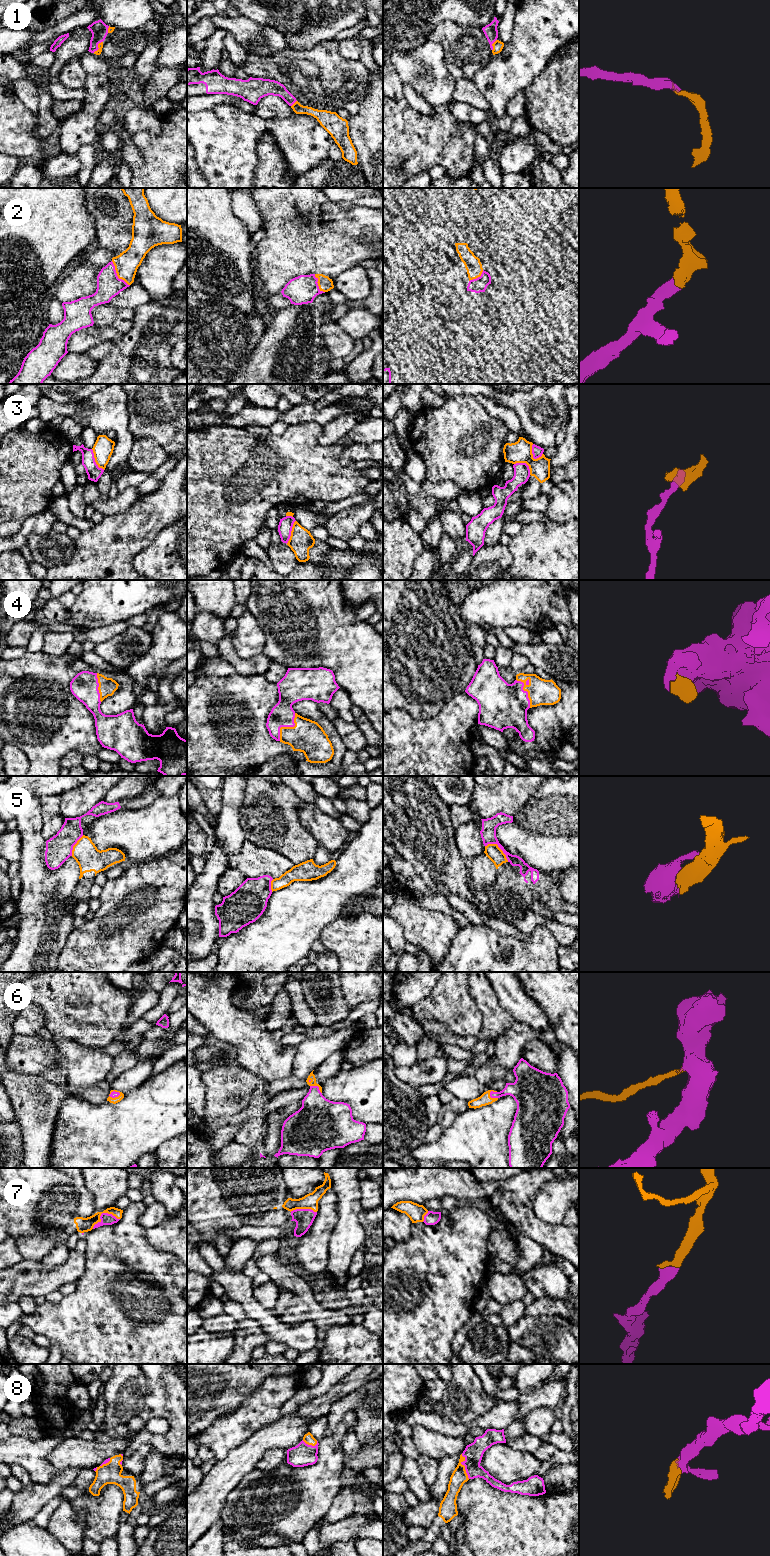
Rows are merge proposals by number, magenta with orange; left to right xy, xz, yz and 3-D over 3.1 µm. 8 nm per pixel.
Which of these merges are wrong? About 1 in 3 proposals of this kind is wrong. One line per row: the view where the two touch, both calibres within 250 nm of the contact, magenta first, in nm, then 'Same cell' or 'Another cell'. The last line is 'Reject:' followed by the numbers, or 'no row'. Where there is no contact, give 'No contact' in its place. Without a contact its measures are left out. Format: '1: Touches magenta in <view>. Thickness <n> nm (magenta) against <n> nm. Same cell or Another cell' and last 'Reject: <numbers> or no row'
1: Touches magenta in xy. Thickness 140 nm (magenta) against 50 nm. Same cell
2: Touches magenta in xy. Thickness 190 nm (magenta) against 190 nm. Same cell
3: Touches magenta in yz. Thickness 90 nm (magenta) against 180 nm. Another cell
4: Touches magenta in yz. Thickness 360 nm (magenta) against 200 nm. Same cell
5: Touches magenta in yz. Thickness 130 nm (magenta) against 120 nm. Another cell
6: Touches magenta in yz. Thickness 180 nm (magenta) against 90 nm. Same cell
7: Touches magenta in xy. Thickness 100 nm (magenta) against 110 nm. Same cell
8: Touches magenta in yz. Thickness 160 nm (magenta) against 130 nm. Same cell
Reject: 3, 5

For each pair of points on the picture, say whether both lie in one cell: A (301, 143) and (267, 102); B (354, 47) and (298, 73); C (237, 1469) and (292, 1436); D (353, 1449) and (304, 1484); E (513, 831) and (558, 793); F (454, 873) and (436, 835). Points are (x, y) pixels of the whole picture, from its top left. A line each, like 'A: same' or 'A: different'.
A: different
B: different
C: same
D: different
E: same
F: same

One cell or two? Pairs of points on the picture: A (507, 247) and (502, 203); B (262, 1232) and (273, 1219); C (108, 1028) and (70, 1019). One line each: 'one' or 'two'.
A: two
B: two
C: one

